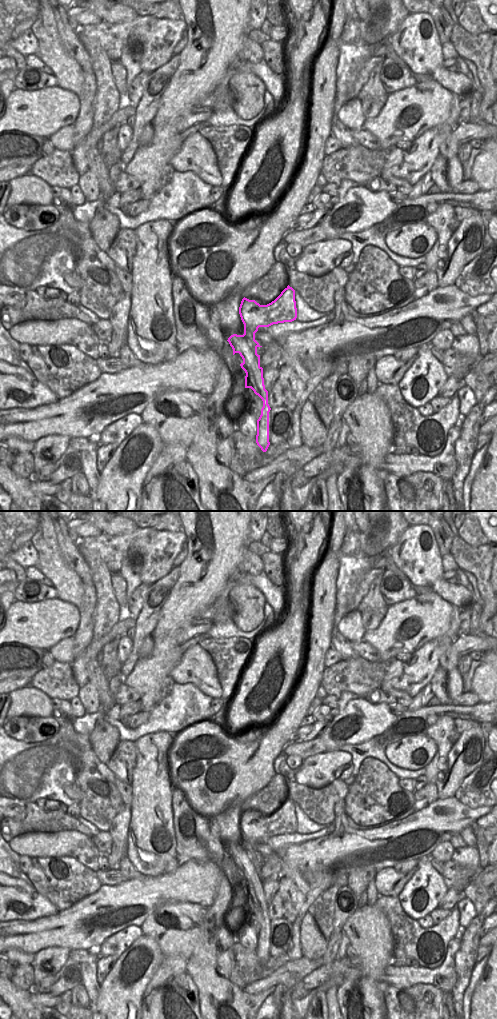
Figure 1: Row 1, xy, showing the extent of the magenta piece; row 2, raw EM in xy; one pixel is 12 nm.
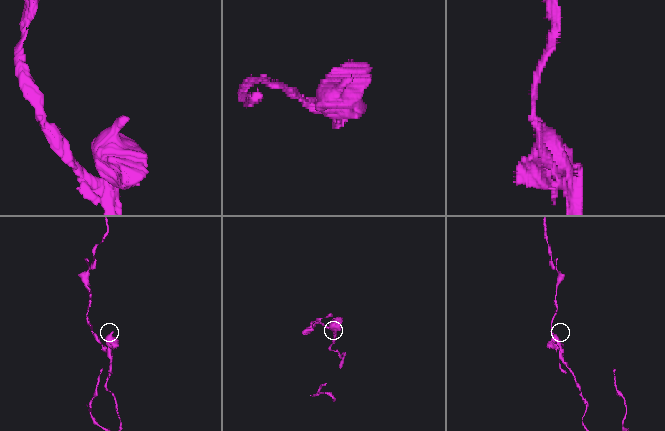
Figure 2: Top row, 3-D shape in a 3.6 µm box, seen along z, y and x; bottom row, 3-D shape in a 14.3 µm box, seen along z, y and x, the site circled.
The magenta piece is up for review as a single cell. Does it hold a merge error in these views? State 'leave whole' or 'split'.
split

